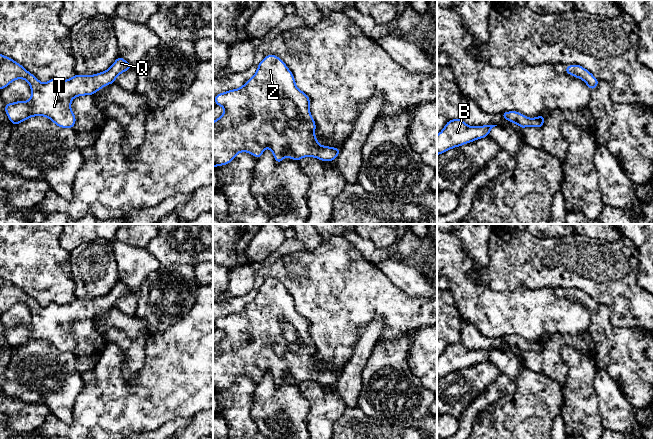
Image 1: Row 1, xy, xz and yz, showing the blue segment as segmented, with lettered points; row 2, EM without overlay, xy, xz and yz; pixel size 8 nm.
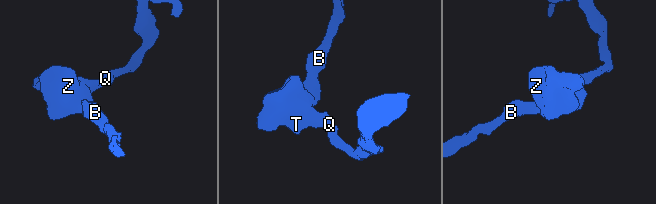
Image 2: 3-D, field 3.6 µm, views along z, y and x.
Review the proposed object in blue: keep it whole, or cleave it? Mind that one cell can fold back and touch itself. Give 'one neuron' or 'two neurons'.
one neuron

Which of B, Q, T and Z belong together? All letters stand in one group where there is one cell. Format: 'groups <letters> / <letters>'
groups B Q T Z

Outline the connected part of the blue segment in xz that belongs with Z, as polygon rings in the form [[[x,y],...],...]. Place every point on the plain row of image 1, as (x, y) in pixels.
[[[267,279],[258,289],[255,299],[242,311],[219,317],[215,327],[224,332],[224,337],[213,346],[213,390],[229,388],[240,376],[248,376],[256,382],[269,372],[277,387],[285,381],[299,385],[303,381],[315,381],[321,385],[333,385],[341,373],[321,370],[315,361],[316,348],[310,337],[310,322],[296,310],[294,300],[286,288],[275,279]]]

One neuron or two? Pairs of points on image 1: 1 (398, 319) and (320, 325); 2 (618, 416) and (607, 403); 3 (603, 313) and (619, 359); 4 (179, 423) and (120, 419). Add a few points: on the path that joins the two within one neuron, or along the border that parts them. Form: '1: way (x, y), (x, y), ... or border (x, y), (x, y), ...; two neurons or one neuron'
1: way (379, 307), (345, 307), (339, 313); one neuron
2: way (616, 413), (610, 406); one neuron
3: way (603, 324), (607, 338), (616, 348); one neuron
4: border (190, 417), (175, 417), (155, 428); two neurons

